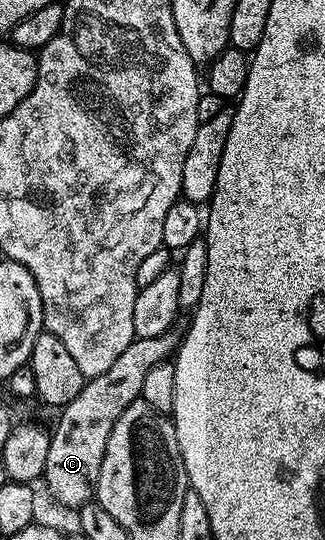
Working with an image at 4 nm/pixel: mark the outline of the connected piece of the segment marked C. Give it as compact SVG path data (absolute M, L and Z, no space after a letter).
M168 333L148 339L135 338L129 349L125 349L125 353L121 353L121 357L113 361L113 365L109 365L105 373L97 373L97 377L86 380L81 393L77 393L77 397L73 397L73 401L69 401L69 405L65 405L58 412L59 420L55 423L55 431L50 432L49 458L45 461L41 483L42 486L47 486L48 493L61 506L78 509L95 499L95 486L101 473L101 461L105 457L105 445L109 445L109 433L113 425L117 425L117 417L121 417L121 413L125 413L125 409L129 409L129 405L133 405L133 401L140 398L141 385L145 385L145 376L149 369L172 358L177 347L177 339L173 336L174 334Z

